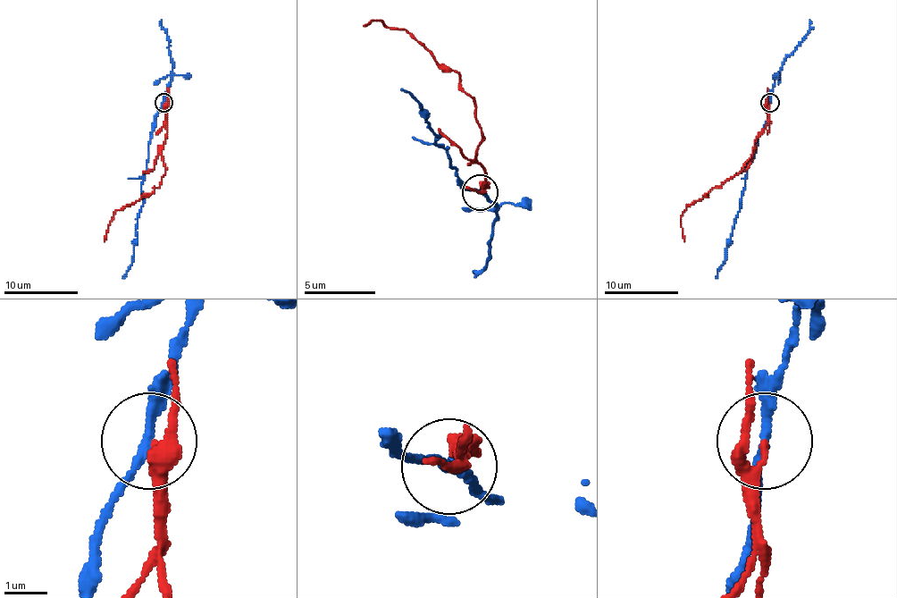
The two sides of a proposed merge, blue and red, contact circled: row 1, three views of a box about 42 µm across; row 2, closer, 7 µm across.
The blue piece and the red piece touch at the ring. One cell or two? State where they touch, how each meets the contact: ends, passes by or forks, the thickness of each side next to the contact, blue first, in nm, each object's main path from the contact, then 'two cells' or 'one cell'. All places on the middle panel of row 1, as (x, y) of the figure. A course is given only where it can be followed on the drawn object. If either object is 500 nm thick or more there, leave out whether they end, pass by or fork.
place (480, 192); blue passes by; red passes by; calibres 190 and 150 nm; course blue (479, 191), (461, 184), (450, 166), (447, 148), (436, 145), (440, 138), (425, 123), (429, 116), (400, 88); course red (482, 191), (486, 170), (475, 159), (482, 130), (475, 102), (454, 70), (386, 23), (372, 20), (364, 27); two cells

